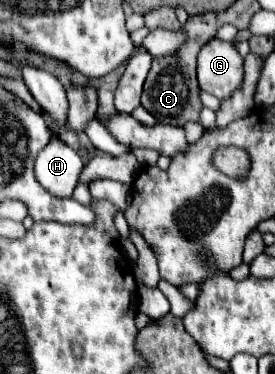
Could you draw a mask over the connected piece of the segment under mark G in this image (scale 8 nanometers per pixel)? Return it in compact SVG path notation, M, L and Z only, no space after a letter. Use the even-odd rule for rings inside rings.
M210 40L198 54L198 84L218 100L234 92L244 76L244 60L232 42Z

